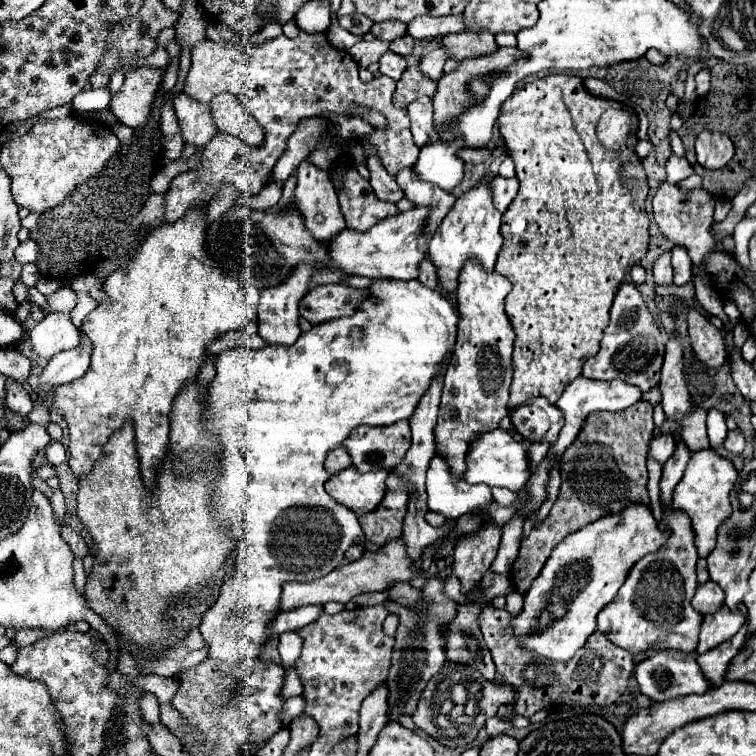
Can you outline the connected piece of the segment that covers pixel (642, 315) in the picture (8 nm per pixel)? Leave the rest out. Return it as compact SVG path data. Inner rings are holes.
M622 282L614 304L610 308L610 324L604 330L600 352L586 360L582 376L590 380L626 380L638 386L642 392L660 384L660 368L664 362L664 342L666 336L660 332L654 316L646 308L646 302L632 282Z

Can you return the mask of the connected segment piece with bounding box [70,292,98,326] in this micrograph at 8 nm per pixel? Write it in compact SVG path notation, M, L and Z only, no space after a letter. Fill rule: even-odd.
M78 292L78 304L76 304L76 308L70 312L72 322L74 322L76 326L82 326L82 320L84 320L96 306L98 306L98 304L96 304L96 300L94 300L90 294Z

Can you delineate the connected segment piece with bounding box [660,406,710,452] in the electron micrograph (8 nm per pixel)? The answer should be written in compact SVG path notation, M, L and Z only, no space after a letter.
M697 406L691 411L688 418L680 421L680 424L679 421L665 419L660 430L662 433L680 431L687 446L693 452L697 452L698 450L710 447L707 436L706 418L707 411Z

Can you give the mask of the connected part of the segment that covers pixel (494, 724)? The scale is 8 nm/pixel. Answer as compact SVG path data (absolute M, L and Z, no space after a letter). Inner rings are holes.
M490 718L488 722L486 722L486 732L490 734L490 736L496 736L496 734L504 734L506 730L510 730L510 726L512 726L512 722L510 720L502 720L502 718Z

